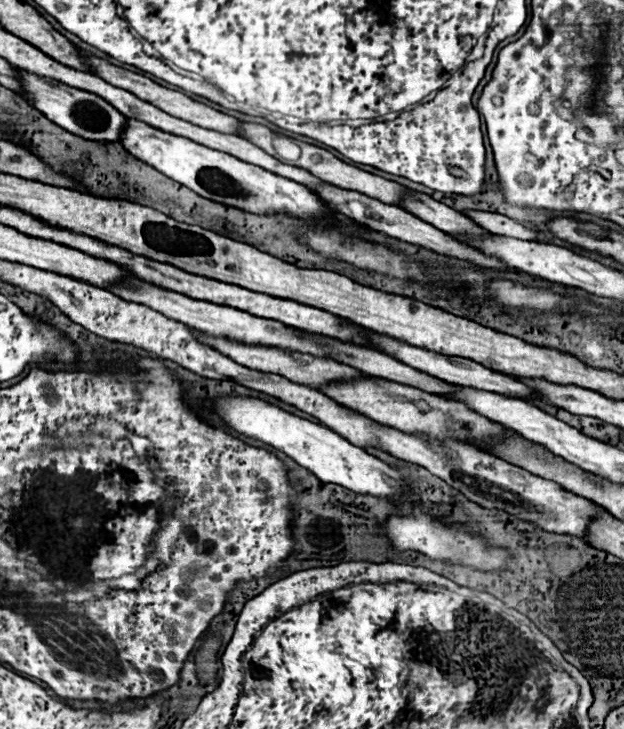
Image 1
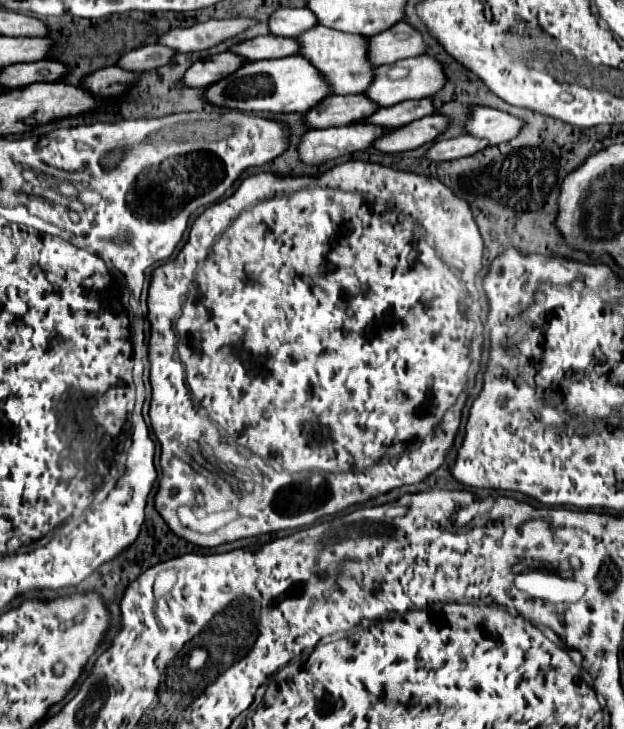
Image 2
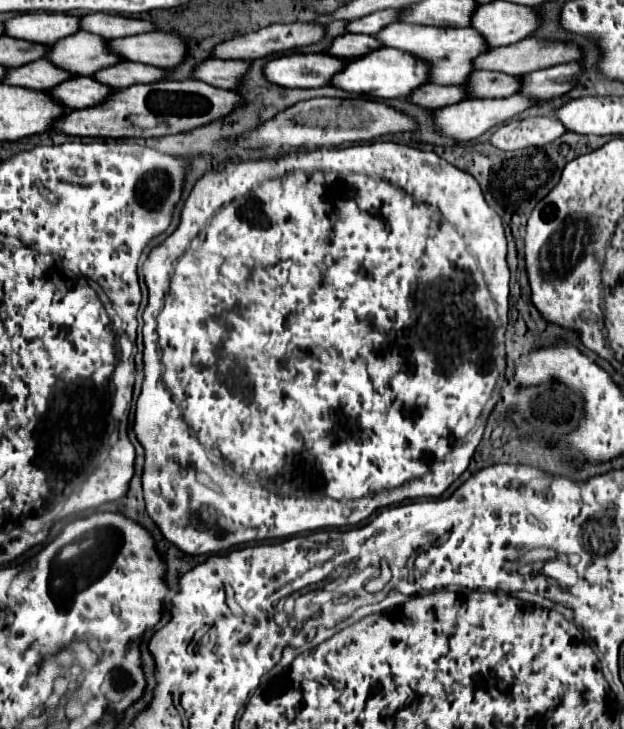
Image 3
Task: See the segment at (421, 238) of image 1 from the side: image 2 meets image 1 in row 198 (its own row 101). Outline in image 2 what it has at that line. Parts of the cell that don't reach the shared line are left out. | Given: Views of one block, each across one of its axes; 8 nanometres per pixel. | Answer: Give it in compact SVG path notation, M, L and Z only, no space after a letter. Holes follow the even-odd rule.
M346 94L346 96L328 96L320 104L316 104L308 114L306 122L312 128L332 128L346 126L360 120L370 118L380 106L370 100L366 94Z

